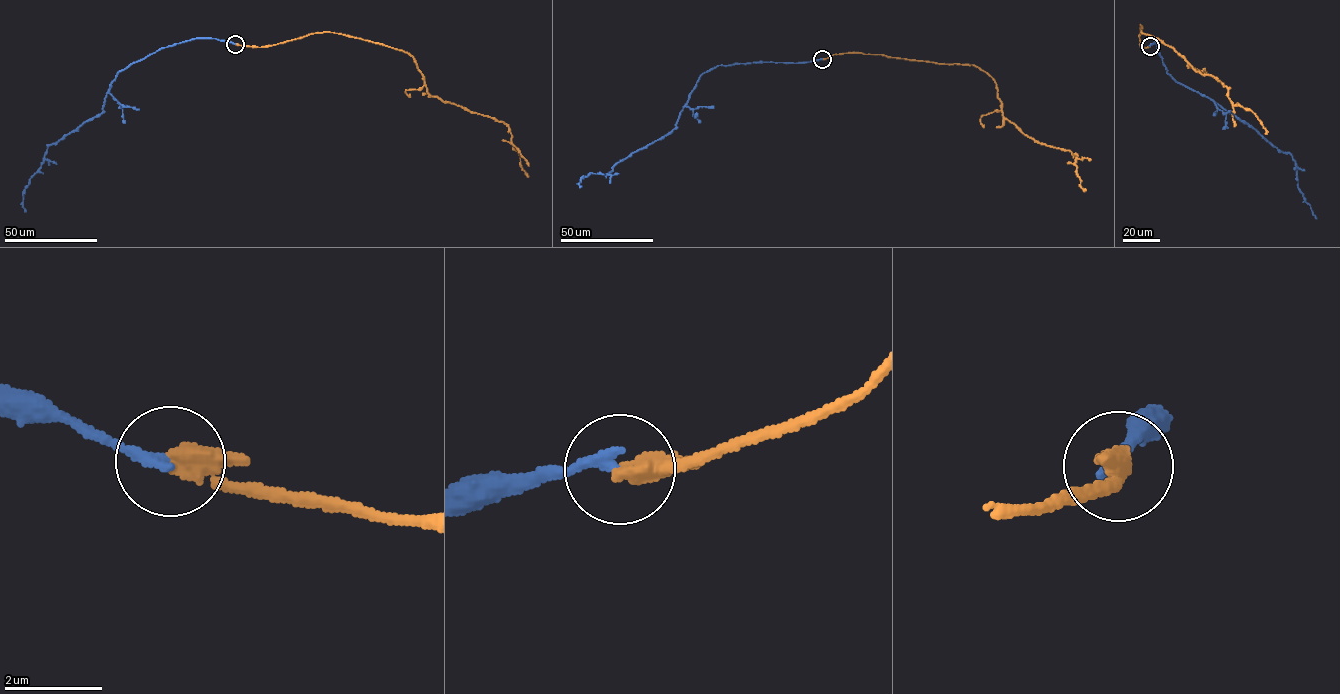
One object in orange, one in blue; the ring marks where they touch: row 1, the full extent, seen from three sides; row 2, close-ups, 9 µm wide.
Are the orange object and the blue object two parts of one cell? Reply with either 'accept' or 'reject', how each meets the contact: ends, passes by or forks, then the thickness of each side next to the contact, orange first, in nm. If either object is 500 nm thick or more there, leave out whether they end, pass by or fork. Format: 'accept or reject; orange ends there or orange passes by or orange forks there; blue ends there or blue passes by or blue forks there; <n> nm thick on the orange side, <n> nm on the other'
reject; orange passes by; blue ends there; 360 nm thick on the orange side, 240 nm on the other

